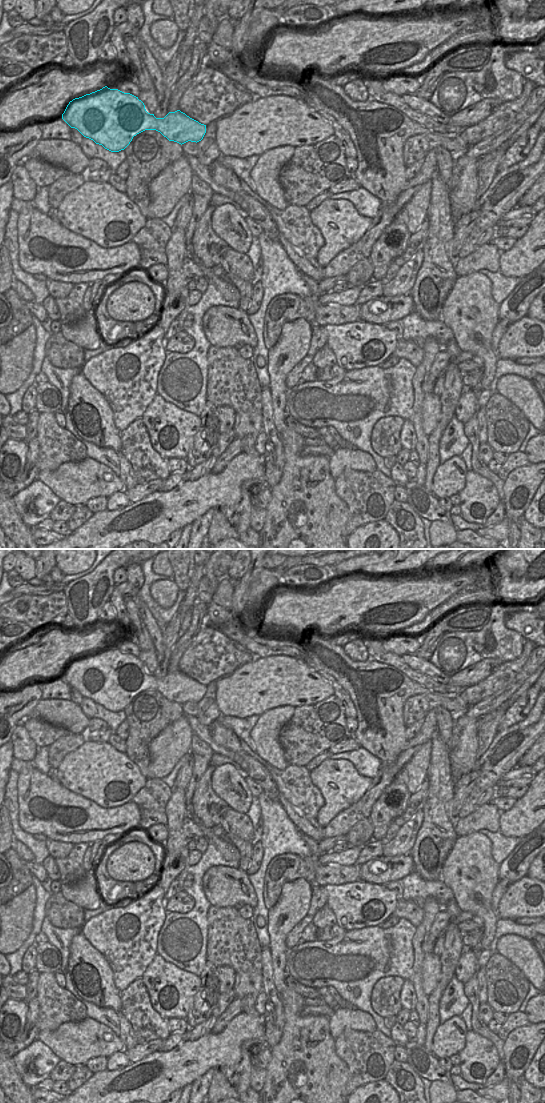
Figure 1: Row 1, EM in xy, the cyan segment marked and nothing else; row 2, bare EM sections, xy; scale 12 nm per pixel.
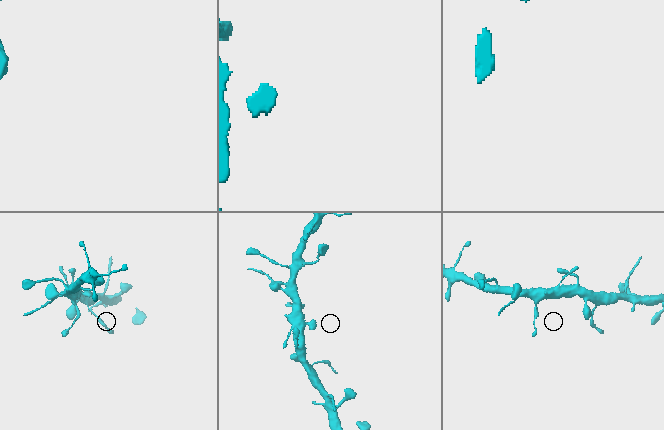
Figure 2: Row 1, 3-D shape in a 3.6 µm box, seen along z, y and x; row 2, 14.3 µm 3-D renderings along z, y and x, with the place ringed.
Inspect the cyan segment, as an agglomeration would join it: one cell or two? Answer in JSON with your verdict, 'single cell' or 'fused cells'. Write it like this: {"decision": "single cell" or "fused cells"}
{"decision": "single cell"}

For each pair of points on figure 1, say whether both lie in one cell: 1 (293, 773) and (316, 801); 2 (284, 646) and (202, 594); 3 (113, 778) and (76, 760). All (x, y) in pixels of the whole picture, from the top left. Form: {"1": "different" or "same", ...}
{"1": "same", "2": "different", "3": "same"}

